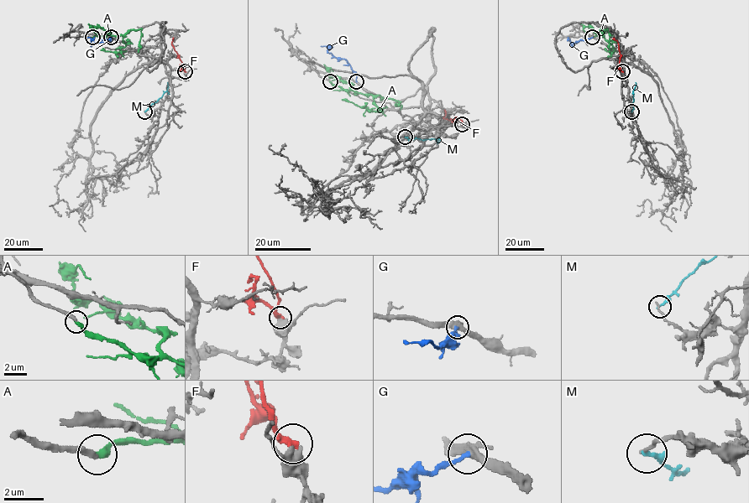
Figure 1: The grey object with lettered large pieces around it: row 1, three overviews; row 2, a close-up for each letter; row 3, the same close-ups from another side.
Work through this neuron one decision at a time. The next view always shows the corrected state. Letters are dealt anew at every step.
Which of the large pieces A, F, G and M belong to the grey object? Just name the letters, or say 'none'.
A

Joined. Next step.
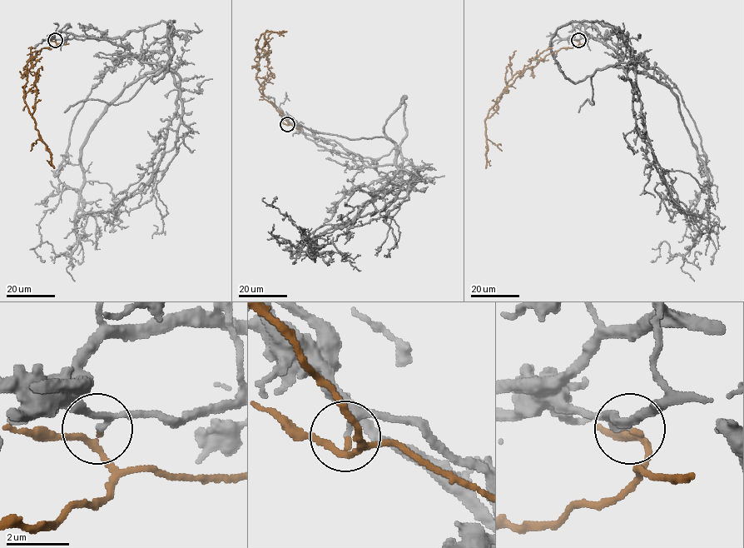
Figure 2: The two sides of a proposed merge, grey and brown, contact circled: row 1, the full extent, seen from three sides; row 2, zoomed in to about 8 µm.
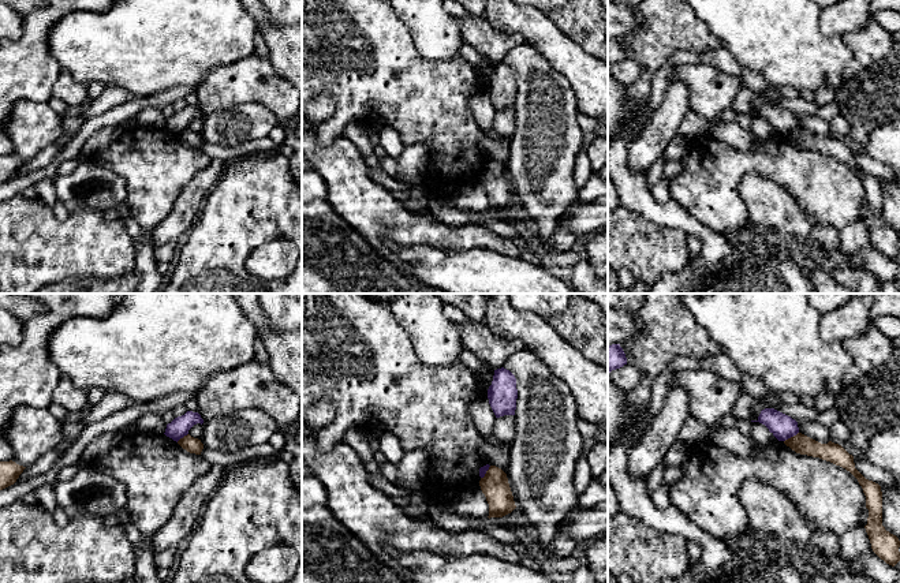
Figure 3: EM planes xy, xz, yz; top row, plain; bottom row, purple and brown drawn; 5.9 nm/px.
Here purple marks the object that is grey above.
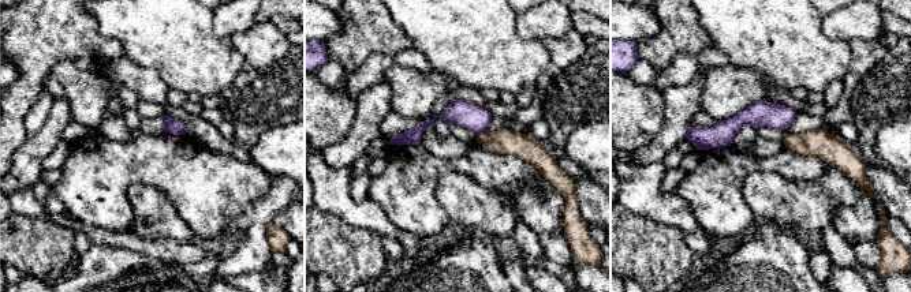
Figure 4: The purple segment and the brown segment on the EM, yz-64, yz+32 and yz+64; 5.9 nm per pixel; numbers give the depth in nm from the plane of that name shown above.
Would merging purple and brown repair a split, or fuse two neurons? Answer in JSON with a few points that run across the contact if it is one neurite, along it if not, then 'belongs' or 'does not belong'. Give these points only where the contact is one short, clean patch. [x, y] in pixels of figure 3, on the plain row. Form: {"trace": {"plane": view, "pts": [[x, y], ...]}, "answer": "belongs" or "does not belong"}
{"trace": {"plane": "yz", "pts": [[798, 126], [784, 135]]}, "answer": "does not belong"}

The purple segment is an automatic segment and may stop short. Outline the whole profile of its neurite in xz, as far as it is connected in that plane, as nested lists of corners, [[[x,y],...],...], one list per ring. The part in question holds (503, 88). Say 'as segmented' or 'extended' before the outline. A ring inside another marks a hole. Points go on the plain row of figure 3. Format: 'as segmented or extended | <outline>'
as segmented | [[[504,61],[494,64],[488,93],[496,112],[515,109],[518,83],[516,72],[509,64]]]

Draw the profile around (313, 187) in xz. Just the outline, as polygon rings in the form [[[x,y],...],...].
[[[313,169],[302,172],[302,205],[326,198],[326,193],[326,184],[317,172]]]

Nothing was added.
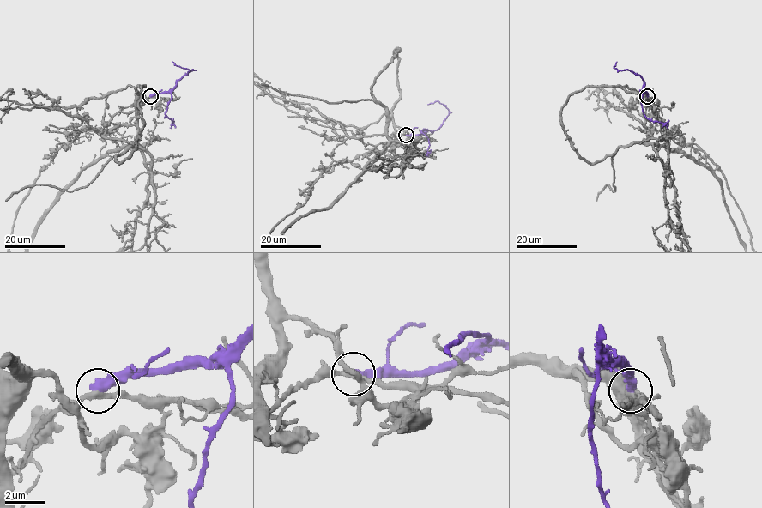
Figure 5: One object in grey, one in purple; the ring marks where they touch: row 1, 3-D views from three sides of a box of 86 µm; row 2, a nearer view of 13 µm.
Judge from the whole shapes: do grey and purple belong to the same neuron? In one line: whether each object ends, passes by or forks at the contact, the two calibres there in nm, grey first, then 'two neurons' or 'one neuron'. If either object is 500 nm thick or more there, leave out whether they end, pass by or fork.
grey passes by | purple ends | 280/480 nm | two neurons

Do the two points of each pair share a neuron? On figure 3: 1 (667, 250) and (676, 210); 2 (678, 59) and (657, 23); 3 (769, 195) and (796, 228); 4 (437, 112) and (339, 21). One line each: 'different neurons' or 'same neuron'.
1: different neurons
2: different neurons
3: same neuron
4: same neuron

